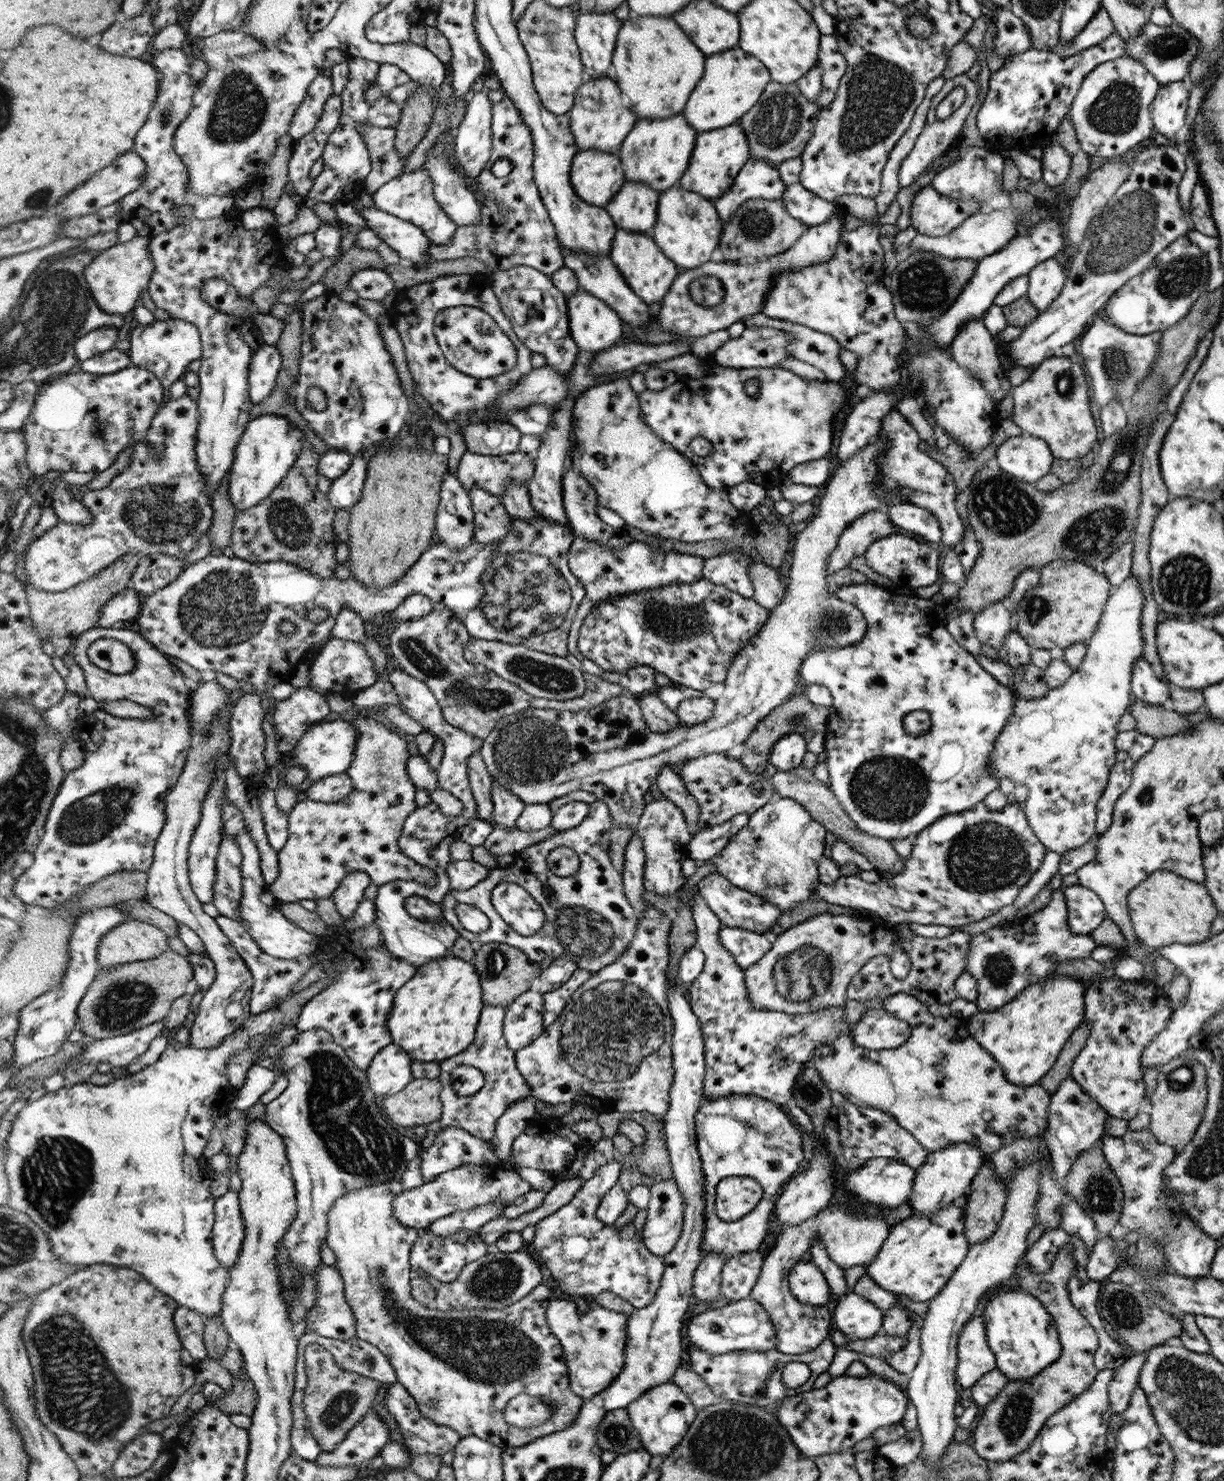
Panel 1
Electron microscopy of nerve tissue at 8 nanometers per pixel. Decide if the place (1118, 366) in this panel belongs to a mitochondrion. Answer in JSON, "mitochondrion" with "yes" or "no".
{"mitochondrion":"yes"}

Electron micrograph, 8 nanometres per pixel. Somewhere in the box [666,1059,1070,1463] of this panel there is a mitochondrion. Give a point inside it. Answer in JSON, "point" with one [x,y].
{"point":[1016,1413]}

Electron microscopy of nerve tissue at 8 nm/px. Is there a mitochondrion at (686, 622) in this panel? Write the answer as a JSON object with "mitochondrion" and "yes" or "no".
{"mitochondrion":"yes"}

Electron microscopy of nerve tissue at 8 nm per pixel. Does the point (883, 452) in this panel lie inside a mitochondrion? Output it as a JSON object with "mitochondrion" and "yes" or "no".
{"mitochondrion":"no"}

